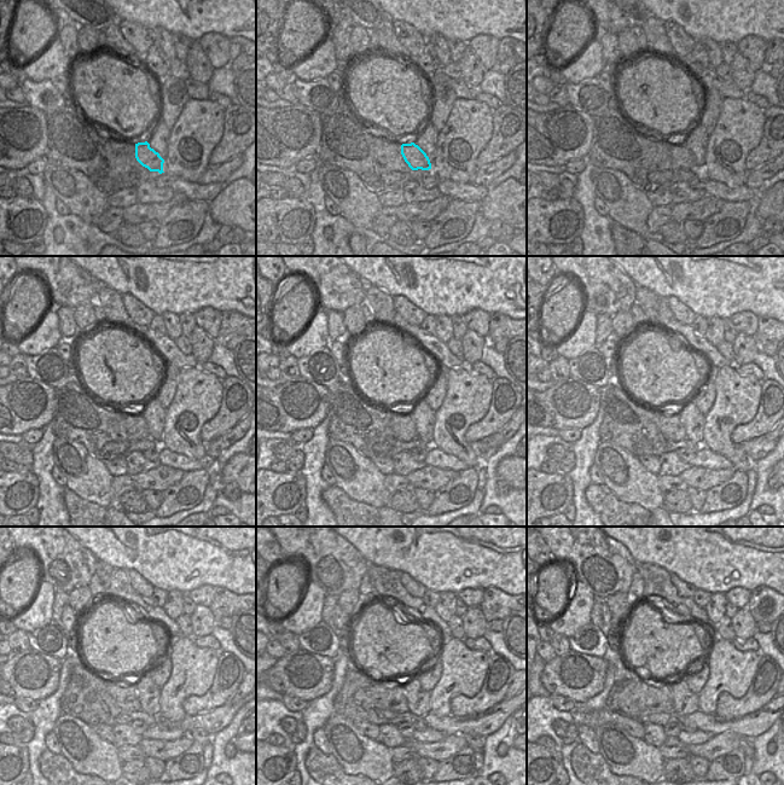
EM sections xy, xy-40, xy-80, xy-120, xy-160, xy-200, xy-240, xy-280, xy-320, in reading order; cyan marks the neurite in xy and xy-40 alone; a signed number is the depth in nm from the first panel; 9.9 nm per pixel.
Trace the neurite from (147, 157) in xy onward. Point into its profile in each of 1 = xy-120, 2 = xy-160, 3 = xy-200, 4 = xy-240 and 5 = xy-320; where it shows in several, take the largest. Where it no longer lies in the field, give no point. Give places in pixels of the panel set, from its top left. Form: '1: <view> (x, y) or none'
1: xy-120 (135, 424)
2: xy-160 (401, 423)
3: xy-200 (671, 426)
4: xy-240 (126, 696)
5: xy-320 (638, 698)

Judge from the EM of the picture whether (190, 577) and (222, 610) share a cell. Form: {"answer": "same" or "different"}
{"answer": "different"}

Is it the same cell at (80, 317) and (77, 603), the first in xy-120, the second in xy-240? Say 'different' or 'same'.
same

